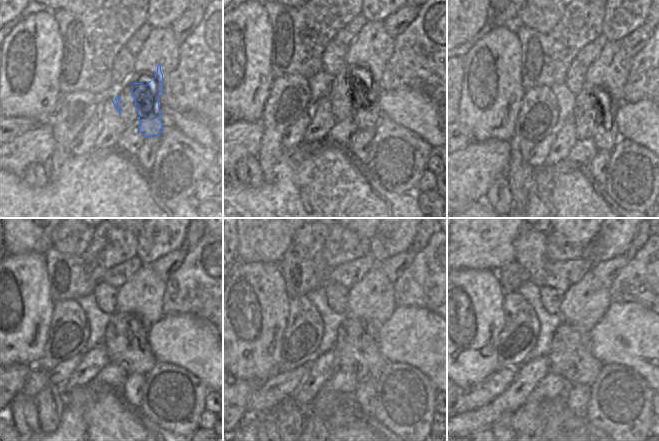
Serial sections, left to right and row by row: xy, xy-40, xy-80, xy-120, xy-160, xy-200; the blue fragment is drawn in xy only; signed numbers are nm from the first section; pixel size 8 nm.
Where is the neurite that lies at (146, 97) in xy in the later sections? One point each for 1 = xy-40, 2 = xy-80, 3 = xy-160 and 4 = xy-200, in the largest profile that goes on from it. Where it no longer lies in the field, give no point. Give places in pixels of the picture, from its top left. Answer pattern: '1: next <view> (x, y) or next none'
1: next xy-40 (365, 111)
2: next xy-80 (588, 113)
3: next xy-160 (353, 348)
4: next xy-200 (570, 356)

